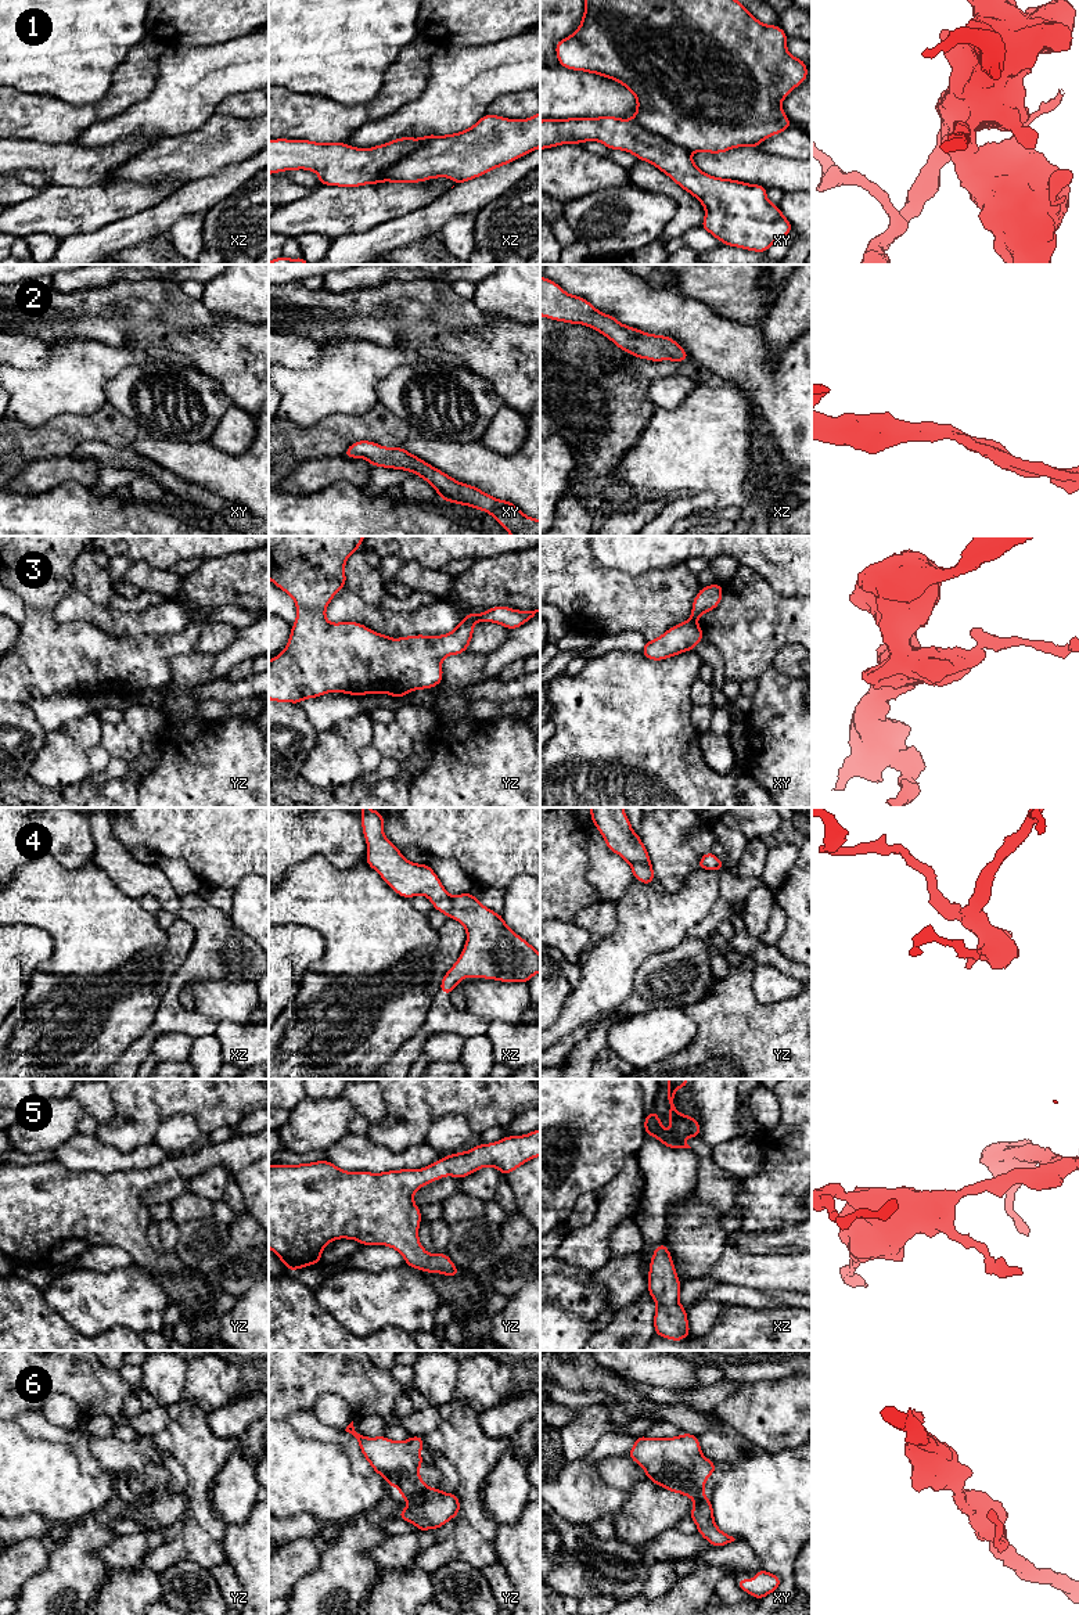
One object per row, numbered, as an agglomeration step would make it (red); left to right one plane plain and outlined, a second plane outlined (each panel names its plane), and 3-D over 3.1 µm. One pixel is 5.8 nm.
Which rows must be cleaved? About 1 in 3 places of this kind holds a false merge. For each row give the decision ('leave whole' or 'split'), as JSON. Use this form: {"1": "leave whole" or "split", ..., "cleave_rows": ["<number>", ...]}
{"1": "split", "2": "leave whole", "3": "split", "4": "leave whole", "5": "leave whole", "6": "leave whole", "cleave_rows": ["1", "3"]}

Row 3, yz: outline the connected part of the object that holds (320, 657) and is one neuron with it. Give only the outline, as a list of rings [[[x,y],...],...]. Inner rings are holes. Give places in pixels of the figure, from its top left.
[[[269,536],[269,579],[289,594],[296,607],[296,619],[285,650],[269,661],[269,699],[299,705],[302,699],[327,693],[356,697],[389,694],[404,697],[414,690],[439,686],[443,677],[442,659],[468,650],[474,623],[463,619],[442,636],[407,636],[391,639],[359,622],[331,623],[326,608],[346,586],[345,562],[366,536]]]

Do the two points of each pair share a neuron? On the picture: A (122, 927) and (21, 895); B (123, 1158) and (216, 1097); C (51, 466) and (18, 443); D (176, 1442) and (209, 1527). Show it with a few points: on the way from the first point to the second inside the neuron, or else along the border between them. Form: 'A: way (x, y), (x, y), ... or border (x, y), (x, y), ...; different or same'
A: way (97, 925), (81, 909), (46, 895); same
B: border (153, 1141), (129, 1151), (118, 1151), (110, 1146); different
C: border (71, 454), (32, 460), (14, 477); different
D: way (197, 1463), (200, 1466), (200, 1506); same

